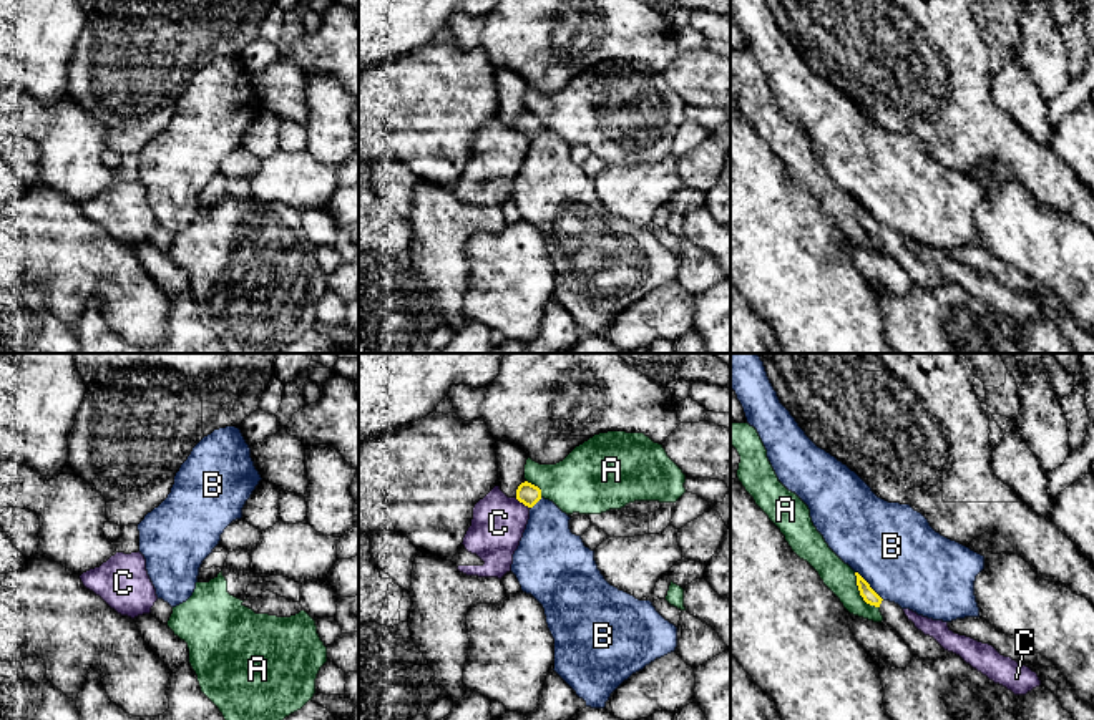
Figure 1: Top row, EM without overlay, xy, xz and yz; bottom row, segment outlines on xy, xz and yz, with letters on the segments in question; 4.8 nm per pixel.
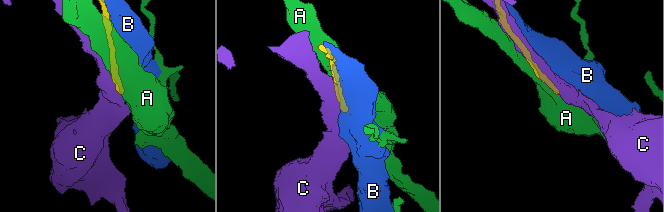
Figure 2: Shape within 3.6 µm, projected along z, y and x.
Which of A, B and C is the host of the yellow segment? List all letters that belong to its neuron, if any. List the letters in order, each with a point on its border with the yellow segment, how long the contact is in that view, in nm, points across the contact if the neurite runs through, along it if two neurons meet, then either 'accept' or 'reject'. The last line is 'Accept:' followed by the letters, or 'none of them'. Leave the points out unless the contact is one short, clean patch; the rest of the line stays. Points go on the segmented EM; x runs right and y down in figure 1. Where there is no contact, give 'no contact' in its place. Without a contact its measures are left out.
A: contact yz (860, 594); length 220 nm; reject
B: contact yz (869, 586); length 200 nm; reject
C: contact xz (522, 501); length 90 nm; reject
Accept: none of them

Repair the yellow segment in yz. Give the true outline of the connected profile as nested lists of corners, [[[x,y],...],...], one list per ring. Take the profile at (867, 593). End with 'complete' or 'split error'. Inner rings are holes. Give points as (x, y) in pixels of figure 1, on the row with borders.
[[[855,572],[855,576],[863,601],[880,609],[883,620],[900,634],[913,655],[930,660],[948,655],[948,650],[945,650],[933,637],[925,635],[915,627],[898,604],[883,601],[858,572]]] | split error

